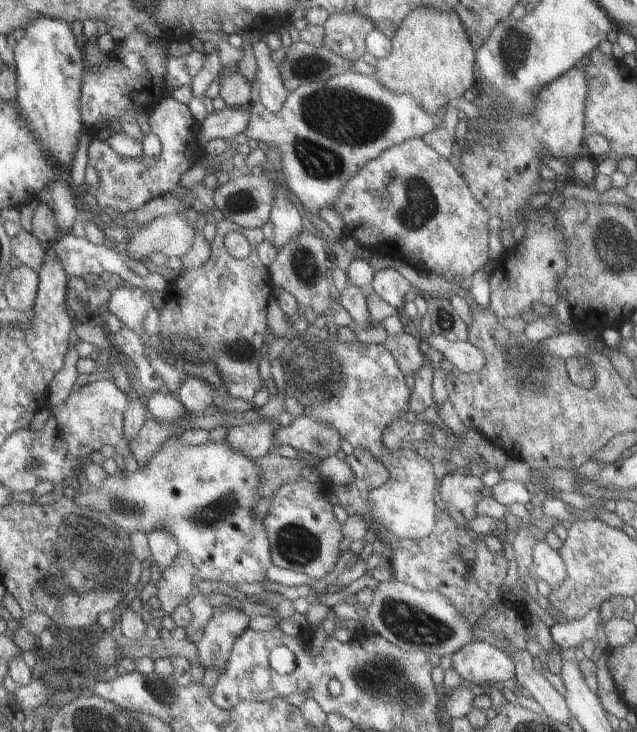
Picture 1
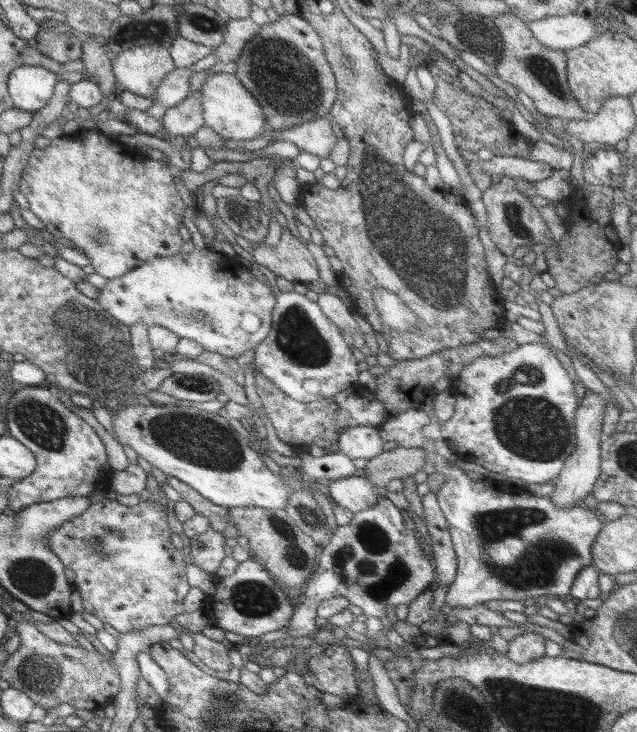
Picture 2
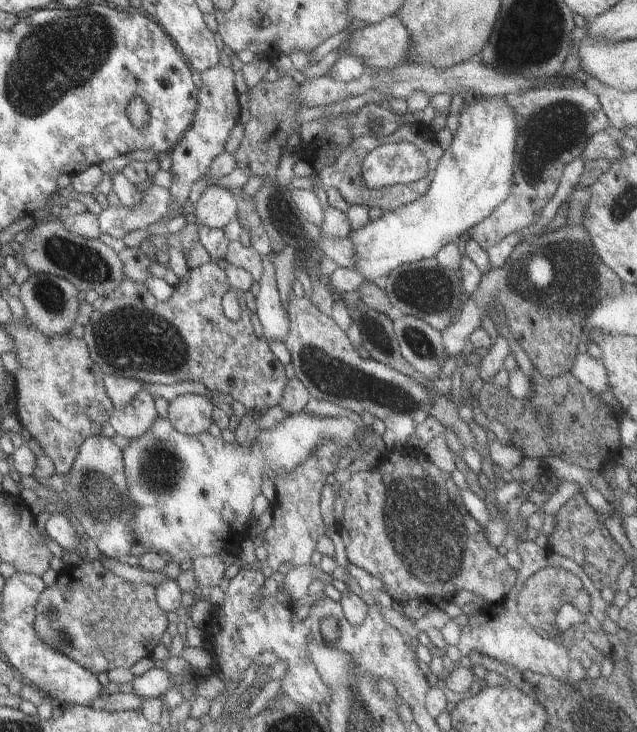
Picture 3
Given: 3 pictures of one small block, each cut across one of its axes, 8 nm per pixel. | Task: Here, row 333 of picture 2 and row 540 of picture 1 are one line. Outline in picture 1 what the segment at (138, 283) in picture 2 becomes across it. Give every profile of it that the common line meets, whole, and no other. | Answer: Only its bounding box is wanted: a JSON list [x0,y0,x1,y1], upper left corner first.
[74,434,272,585]

